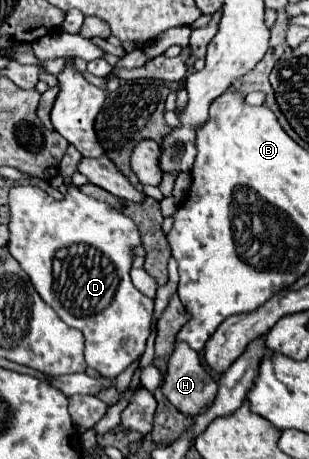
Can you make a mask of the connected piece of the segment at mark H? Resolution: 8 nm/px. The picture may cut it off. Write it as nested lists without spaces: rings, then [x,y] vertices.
[[[180,342],[168,360],[162,394],[180,412],[196,416],[214,400],[214,380],[204,370],[198,352]]]

